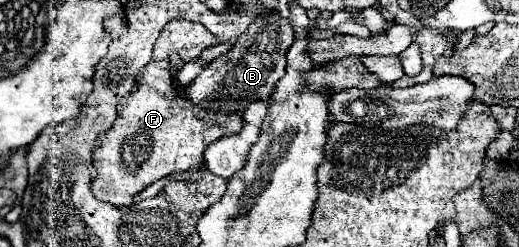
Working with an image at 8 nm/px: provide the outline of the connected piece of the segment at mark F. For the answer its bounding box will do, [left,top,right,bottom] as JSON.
[92,17,242,207]

